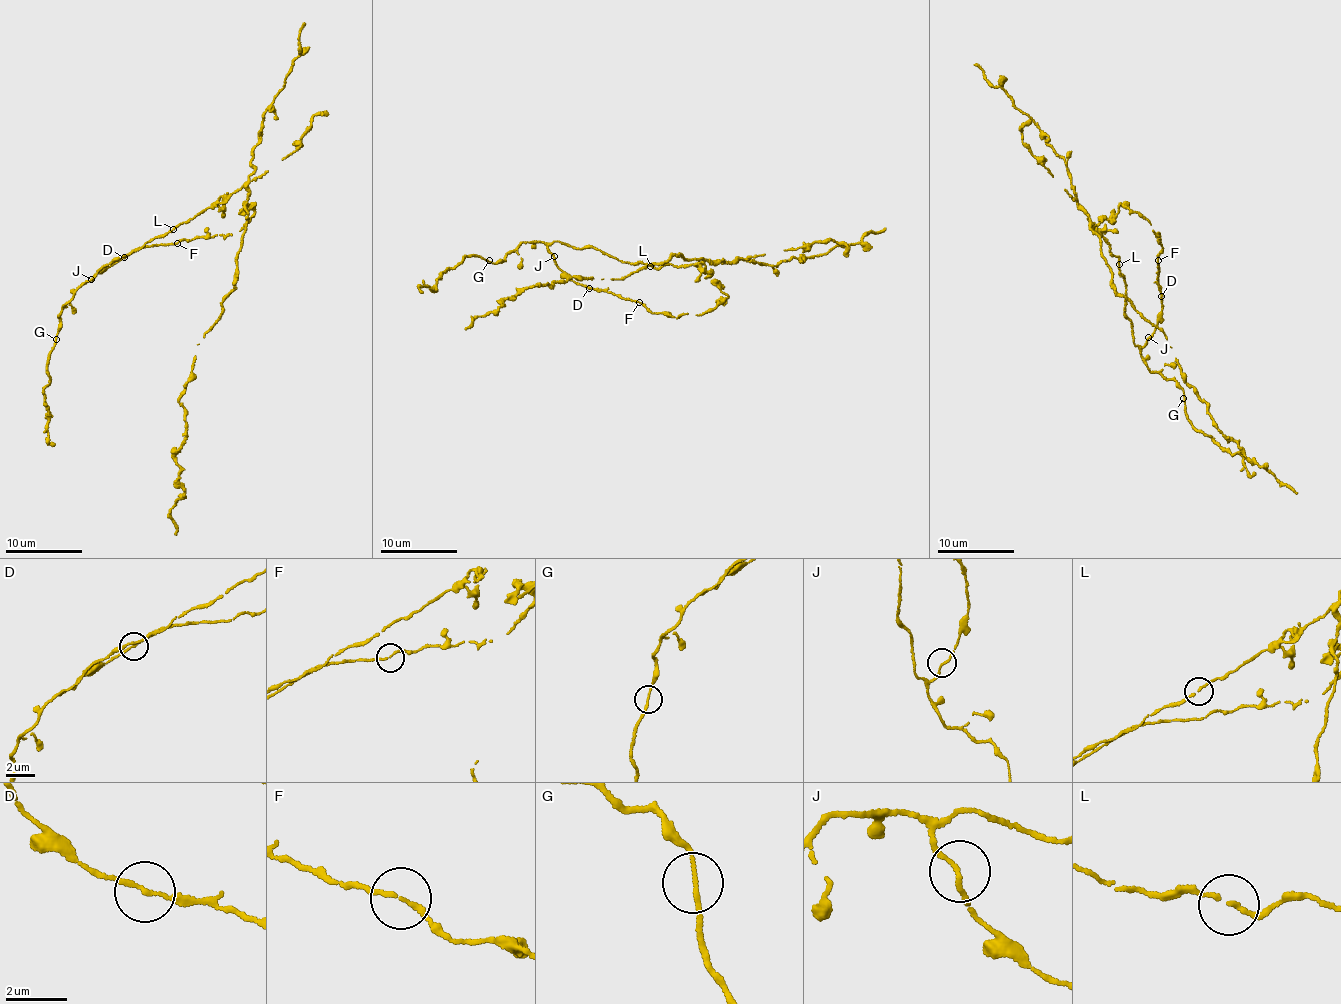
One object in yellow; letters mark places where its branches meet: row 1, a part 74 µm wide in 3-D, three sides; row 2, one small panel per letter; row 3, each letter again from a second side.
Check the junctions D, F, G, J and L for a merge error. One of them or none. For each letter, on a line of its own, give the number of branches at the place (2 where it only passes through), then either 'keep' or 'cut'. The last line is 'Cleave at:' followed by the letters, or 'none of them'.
D: 2 | keep
F: 2 | keep
G: 2 | keep
J: 2 | keep
L: 2 | keep
Cleave at: none of them

